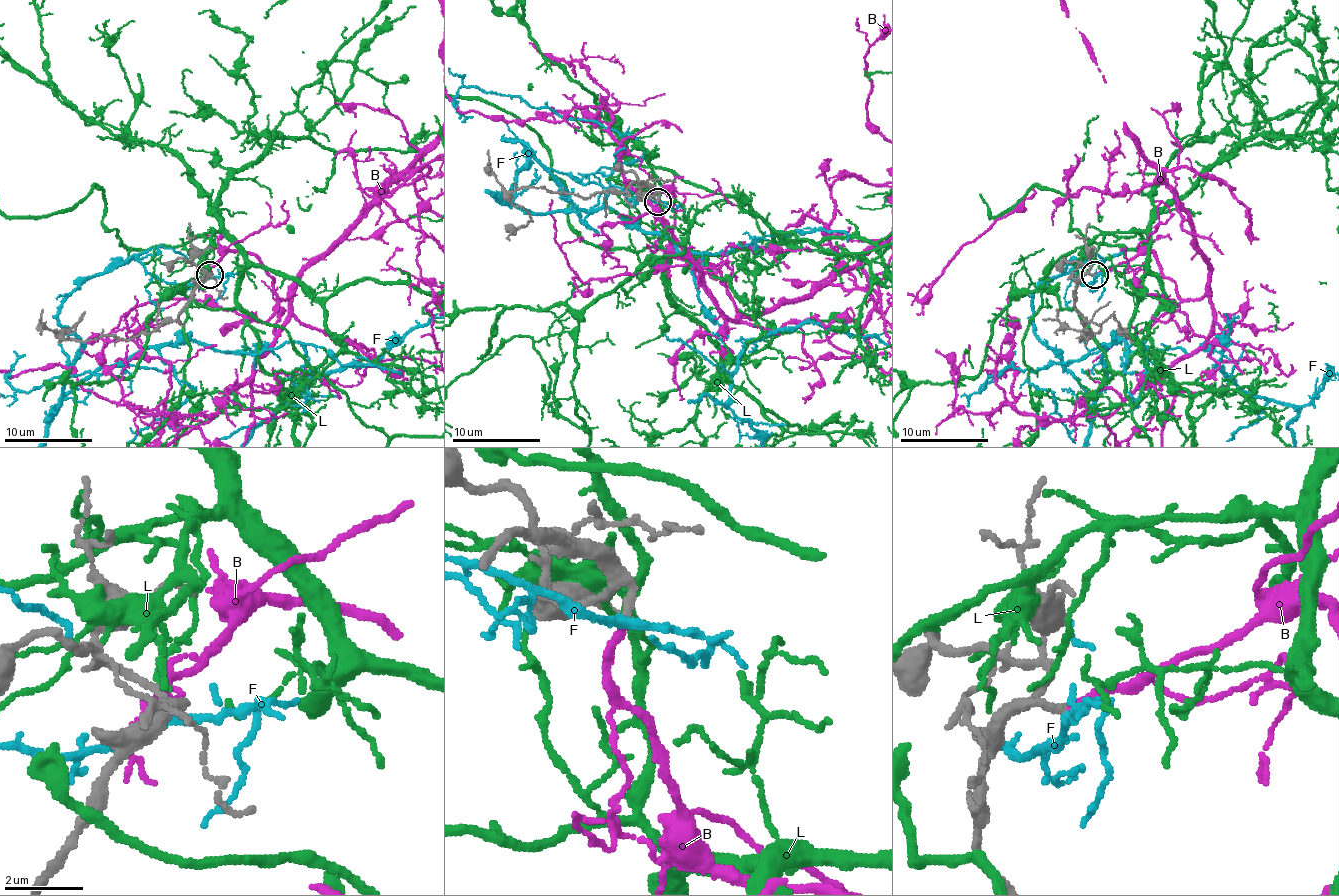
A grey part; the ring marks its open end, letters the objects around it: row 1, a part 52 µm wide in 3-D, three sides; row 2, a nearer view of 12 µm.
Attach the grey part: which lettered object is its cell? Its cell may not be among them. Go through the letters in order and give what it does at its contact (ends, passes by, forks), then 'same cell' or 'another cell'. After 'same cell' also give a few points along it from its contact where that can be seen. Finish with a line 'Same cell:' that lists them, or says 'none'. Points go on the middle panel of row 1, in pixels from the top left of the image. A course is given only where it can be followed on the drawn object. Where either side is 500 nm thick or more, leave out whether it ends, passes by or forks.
B: it ends | same cell
F: it passes by | another cell
L: it ends | another cell
Same cell: B

